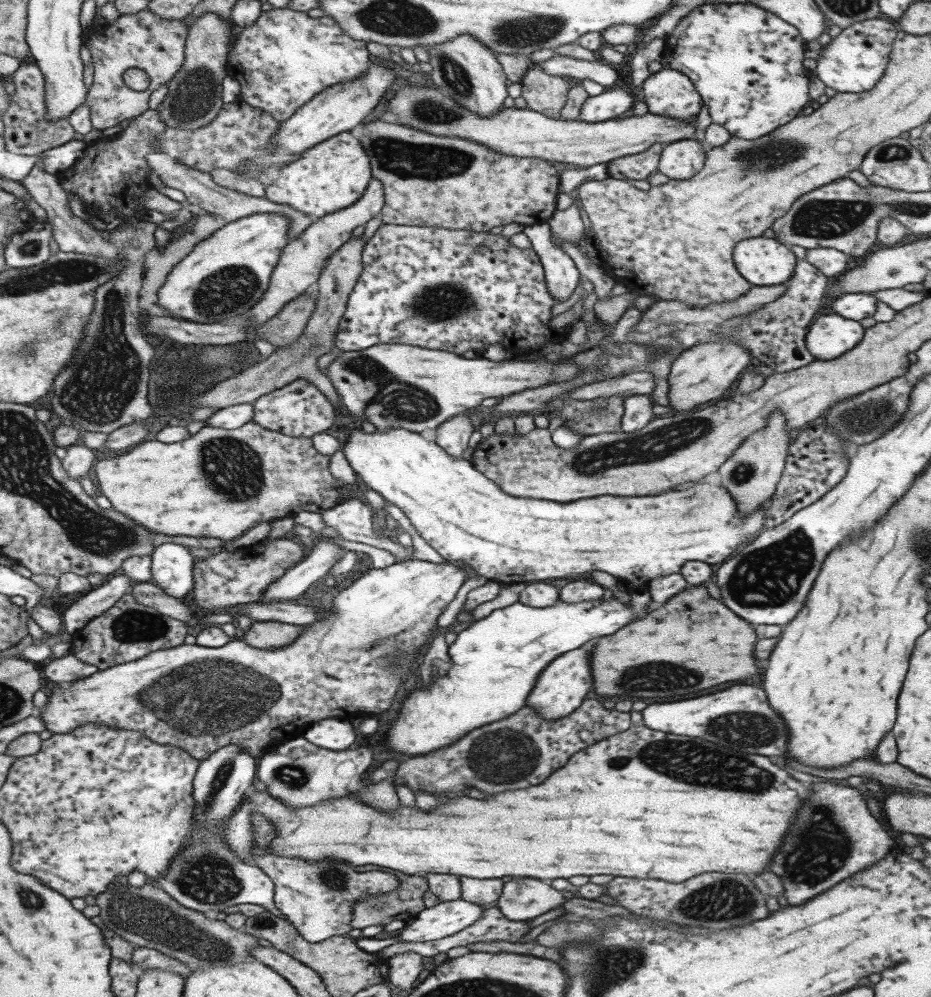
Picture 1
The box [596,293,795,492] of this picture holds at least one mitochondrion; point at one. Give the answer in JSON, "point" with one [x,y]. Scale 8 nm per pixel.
{"point":[743,471]}

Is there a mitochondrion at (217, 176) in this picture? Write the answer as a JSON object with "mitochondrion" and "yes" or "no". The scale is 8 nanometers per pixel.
{"mitochondrion":"no"}

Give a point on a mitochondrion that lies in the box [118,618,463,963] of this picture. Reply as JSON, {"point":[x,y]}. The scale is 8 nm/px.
{"point":[202,698]}

